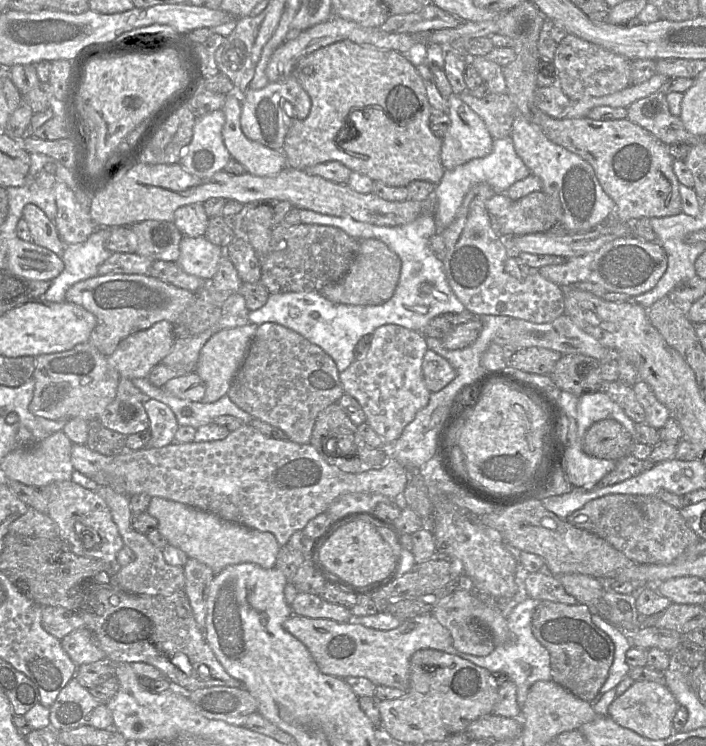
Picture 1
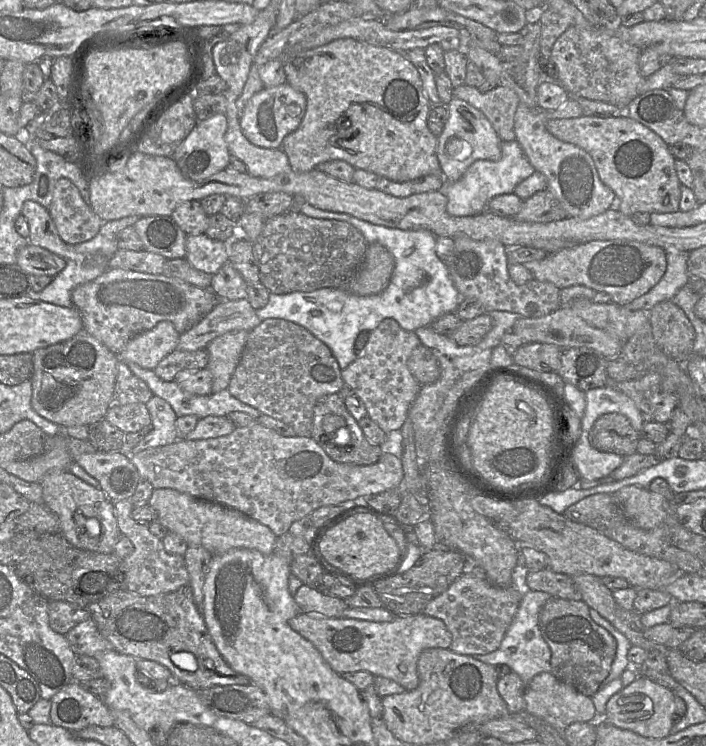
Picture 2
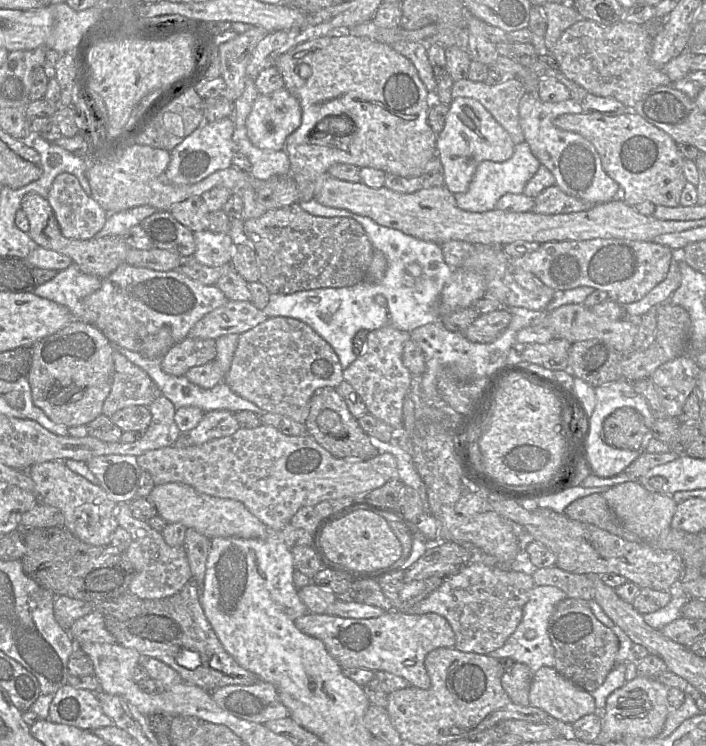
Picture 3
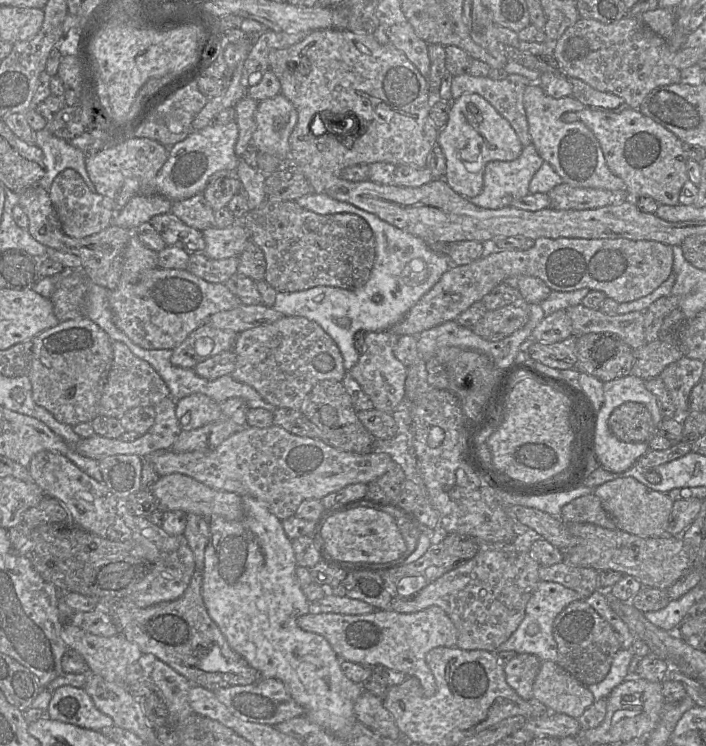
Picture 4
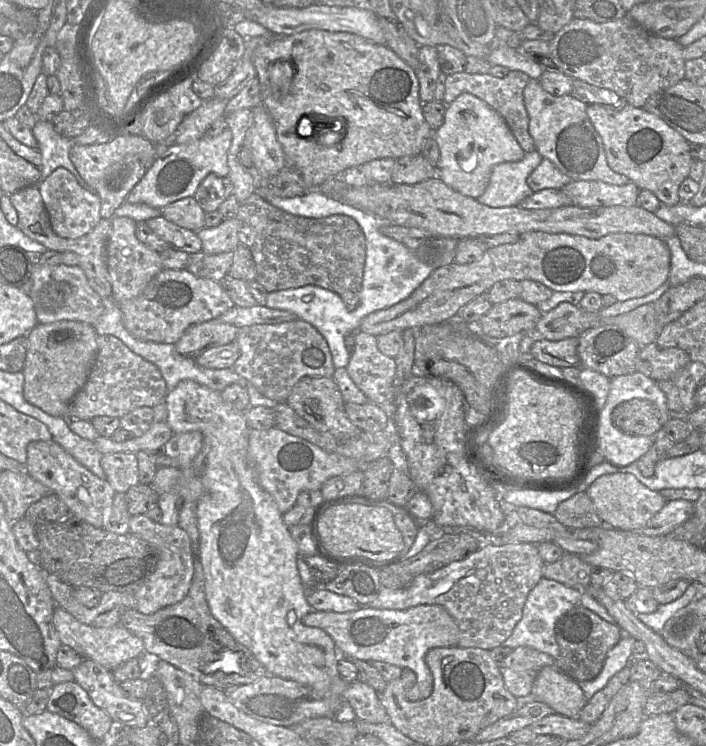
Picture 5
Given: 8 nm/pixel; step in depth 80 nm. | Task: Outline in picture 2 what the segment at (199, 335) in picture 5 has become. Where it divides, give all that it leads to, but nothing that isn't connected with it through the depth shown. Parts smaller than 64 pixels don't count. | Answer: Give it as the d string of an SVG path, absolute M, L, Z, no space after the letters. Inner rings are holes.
M206 348L196 351L175 349L163 358L153 369L163 381L174 381L180 372L192 372L206 367L209 360Z

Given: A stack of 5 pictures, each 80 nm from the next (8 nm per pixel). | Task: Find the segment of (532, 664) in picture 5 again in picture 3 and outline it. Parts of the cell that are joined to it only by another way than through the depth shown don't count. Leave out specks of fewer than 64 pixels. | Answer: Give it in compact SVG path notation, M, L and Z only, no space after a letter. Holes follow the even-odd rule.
M518 662L504 671L501 678L502 687L513 703L521 706L530 705L529 692L533 677L530 668Z

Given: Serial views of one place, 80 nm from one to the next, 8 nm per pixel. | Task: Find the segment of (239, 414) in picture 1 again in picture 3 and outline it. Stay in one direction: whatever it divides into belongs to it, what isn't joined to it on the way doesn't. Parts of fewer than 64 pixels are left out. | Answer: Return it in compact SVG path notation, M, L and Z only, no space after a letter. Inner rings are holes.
M122 347L115 348L118 349L120 353L123 354L128 360L142 368L150 376L150 378L161 390L162 395L173 403L176 410L185 406L194 406L201 409L205 413L213 410L228 410L233 413L248 410L260 417L264 413L268 413L259 408L256 404L234 393L224 380L210 389L204 389L191 383L184 375L173 376L165 373L161 369L161 358L150 359L143 356L140 352L127 350Z

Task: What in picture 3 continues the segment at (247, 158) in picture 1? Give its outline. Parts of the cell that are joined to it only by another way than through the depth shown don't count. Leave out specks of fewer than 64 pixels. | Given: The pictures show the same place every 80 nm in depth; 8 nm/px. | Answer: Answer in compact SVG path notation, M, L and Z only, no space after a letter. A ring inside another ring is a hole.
M246 128L237 129L233 133L234 142L234 152L239 151L244 154L251 163L250 175L256 181L267 181L274 177L287 176L290 175L290 162L288 154L284 149L282 150L270 150L270 149L260 149L252 144L249 140Z

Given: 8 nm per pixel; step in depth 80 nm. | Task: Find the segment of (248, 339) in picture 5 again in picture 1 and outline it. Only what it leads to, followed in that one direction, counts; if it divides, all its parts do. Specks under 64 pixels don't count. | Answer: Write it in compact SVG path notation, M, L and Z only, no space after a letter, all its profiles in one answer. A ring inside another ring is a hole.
M274 322L257 327L245 359L235 375L227 395L233 403L254 418L281 429L287 439L310 443L315 420L320 411L338 402L344 394L339 371L332 357L299 333Z

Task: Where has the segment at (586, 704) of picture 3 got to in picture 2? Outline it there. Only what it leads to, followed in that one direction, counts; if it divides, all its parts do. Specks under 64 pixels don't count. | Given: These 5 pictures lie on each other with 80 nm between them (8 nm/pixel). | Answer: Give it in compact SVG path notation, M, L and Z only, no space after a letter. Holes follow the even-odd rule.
M543 672L533 677L524 695L525 711L543 719L558 730L564 730L569 725L577 722L605 721L605 716L597 714L593 699L585 696L573 686L556 678L551 672Z

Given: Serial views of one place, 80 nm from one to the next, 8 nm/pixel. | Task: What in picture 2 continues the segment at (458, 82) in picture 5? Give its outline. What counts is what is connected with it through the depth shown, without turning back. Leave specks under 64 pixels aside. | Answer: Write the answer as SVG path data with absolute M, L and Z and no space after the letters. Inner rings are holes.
M463 84L453 89L453 97L464 100L481 111L501 141L515 140L514 116L520 99L513 89L497 85L482 93L476 87Z

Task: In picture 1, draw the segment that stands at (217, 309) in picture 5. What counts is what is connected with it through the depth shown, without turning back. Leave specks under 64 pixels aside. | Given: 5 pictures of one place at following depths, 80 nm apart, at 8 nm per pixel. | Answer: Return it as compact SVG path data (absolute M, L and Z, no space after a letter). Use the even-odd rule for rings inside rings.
M107 274L73 284L65 301L82 306L97 319L89 342L104 356L110 356L118 344L136 332L149 329L155 323L174 323L193 299L193 292L141 274Z

